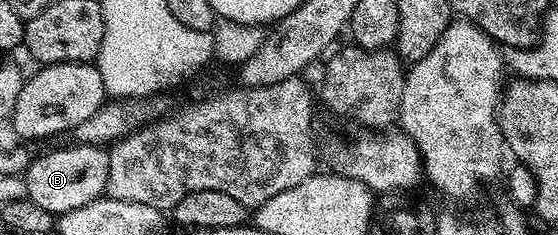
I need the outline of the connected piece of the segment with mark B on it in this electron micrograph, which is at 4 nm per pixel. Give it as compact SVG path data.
M74 142L73 147L57 147L41 156L30 158L29 168L23 173L27 181L28 199L39 209L47 209L53 216L62 215L79 205L102 198L106 194L109 152L104 146Z

